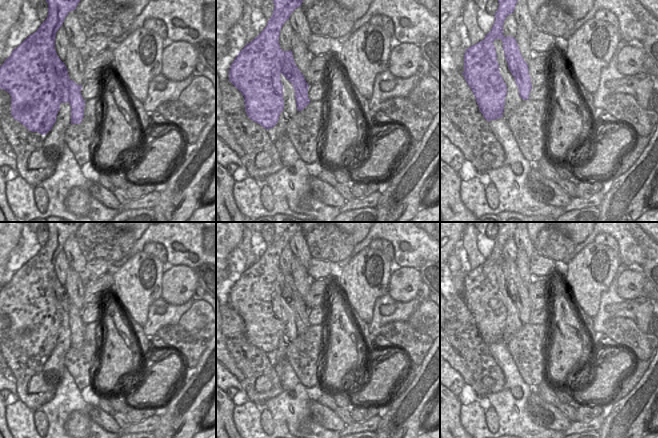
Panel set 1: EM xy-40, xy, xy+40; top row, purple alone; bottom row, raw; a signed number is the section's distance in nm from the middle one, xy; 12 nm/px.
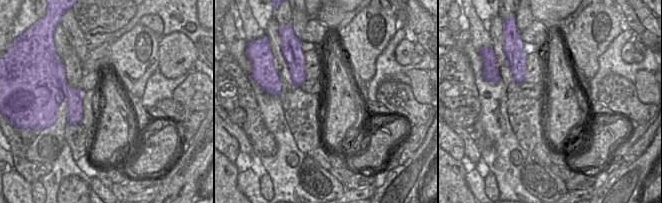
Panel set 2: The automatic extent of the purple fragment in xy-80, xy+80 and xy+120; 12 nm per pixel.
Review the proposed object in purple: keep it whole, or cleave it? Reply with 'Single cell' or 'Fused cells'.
Fused cells.

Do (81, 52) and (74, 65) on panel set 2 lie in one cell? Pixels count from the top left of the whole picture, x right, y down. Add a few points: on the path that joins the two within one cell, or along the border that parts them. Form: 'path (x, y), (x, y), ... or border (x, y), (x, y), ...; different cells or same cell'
border (68, 43), (74, 50), (81, 67); different cells

